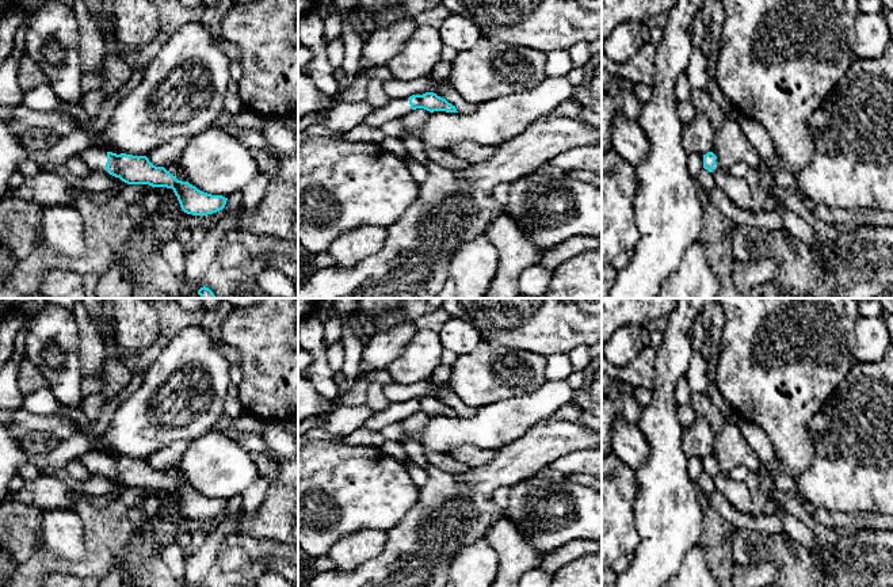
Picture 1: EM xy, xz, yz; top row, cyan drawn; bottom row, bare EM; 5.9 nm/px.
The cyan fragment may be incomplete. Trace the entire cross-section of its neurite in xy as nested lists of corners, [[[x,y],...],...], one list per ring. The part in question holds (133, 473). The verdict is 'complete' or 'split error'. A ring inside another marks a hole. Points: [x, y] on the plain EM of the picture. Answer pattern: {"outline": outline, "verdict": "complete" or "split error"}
{"outline": [[[89,451],[77,460],[94,474],[107,476],[127,488],[149,488],[172,492],[184,517],[207,519],[222,514],[228,502],[198,493],[188,485],[178,484],[164,470],[153,469],[146,460],[112,457]]], "verdict": "split error"}

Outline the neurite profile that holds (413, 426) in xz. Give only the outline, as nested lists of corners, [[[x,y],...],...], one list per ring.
[[[424,412],[412,413],[409,418],[401,420],[398,426],[407,434],[402,446],[409,457],[411,464],[427,468],[425,449],[420,442],[420,437],[430,423],[431,416]]]

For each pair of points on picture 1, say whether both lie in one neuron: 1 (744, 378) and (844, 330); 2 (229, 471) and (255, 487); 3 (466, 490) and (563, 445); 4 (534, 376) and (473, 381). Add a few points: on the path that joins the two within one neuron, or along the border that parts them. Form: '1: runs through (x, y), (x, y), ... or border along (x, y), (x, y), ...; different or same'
1: runs through (769, 365), (804, 330), (820, 330); same
2: border along (260, 476), (245, 488); different
3: runs through (491, 476), (538, 448); same
4: runs through (519, 376), (488, 376); same

